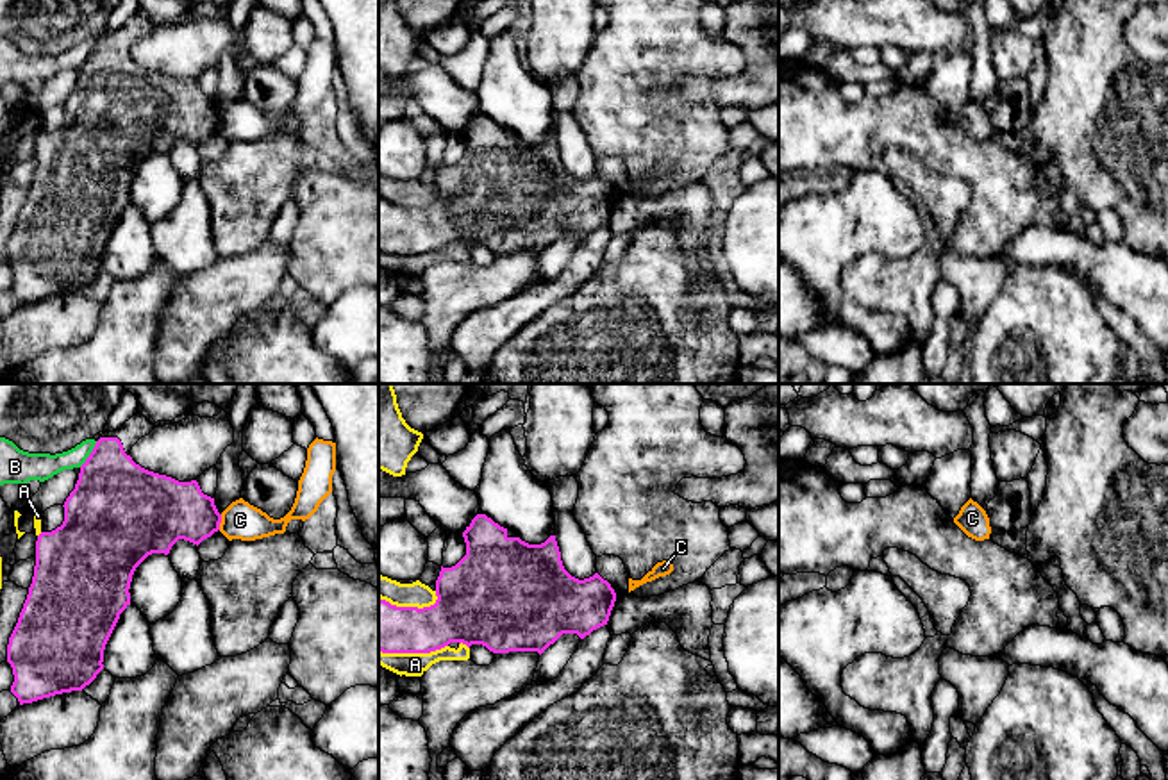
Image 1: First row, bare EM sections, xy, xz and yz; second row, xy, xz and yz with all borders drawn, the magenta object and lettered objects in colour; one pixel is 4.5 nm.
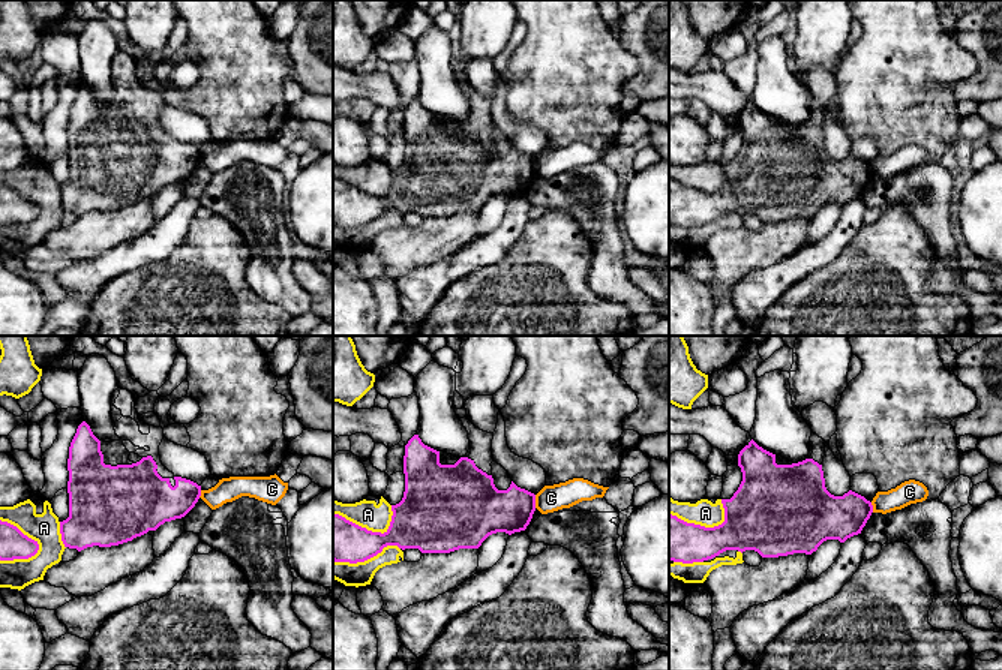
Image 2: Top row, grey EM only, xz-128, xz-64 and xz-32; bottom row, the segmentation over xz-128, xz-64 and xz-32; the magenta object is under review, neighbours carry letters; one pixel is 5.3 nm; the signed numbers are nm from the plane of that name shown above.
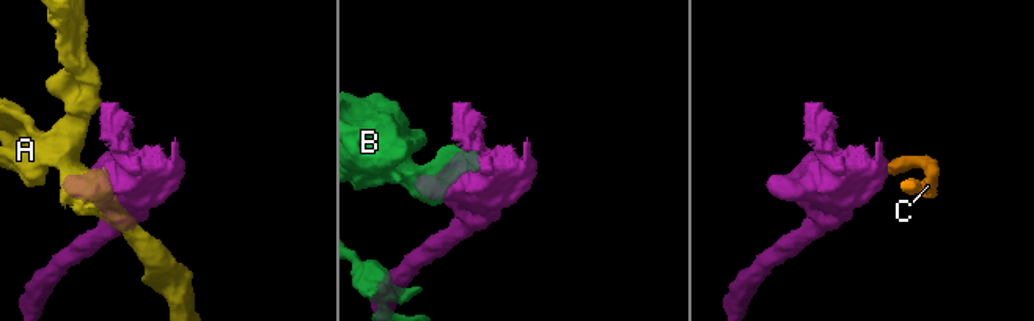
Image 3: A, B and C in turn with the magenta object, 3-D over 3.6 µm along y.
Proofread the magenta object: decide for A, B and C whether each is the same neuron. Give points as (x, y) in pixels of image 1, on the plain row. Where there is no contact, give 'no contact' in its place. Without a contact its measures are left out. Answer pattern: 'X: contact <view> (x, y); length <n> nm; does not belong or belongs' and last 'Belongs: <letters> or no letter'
A: contact xz (413, 252); length 320 nm; does not belong
B: contact xy (90, 54); length 150 nm; does not belong
C: contact xy (220, 122); length 70 nm; does not belong
Belongs: no letter

